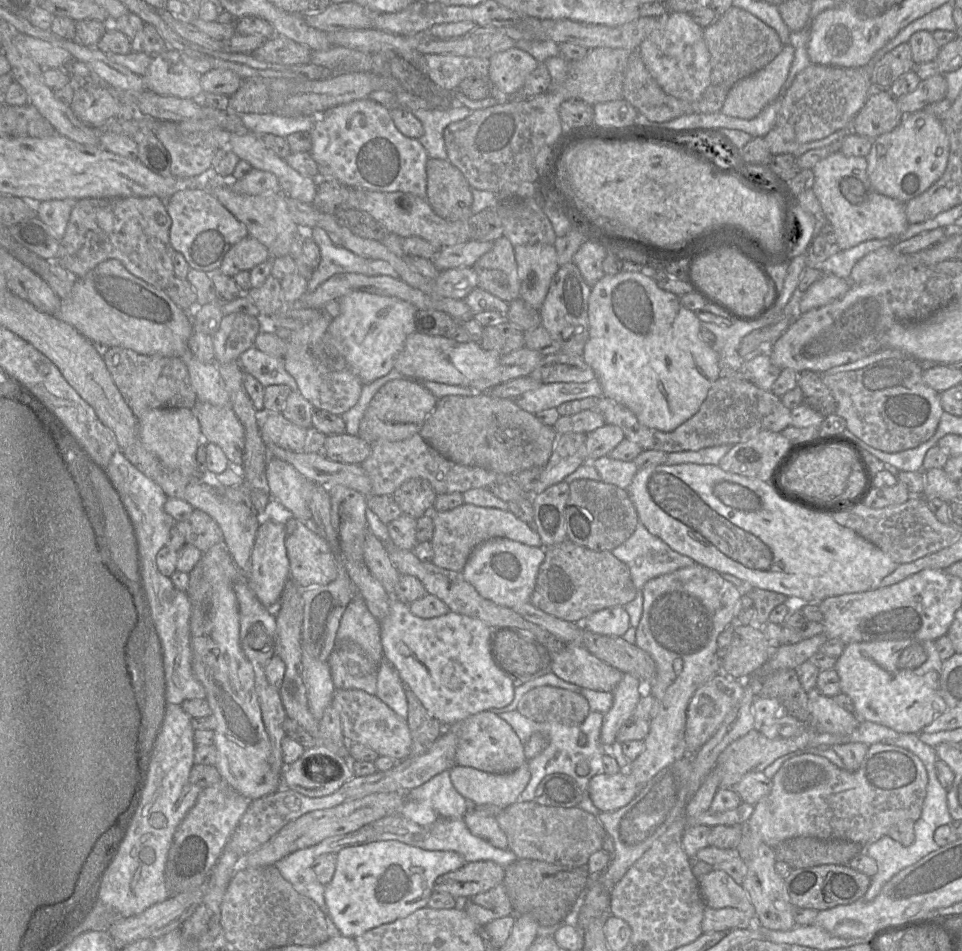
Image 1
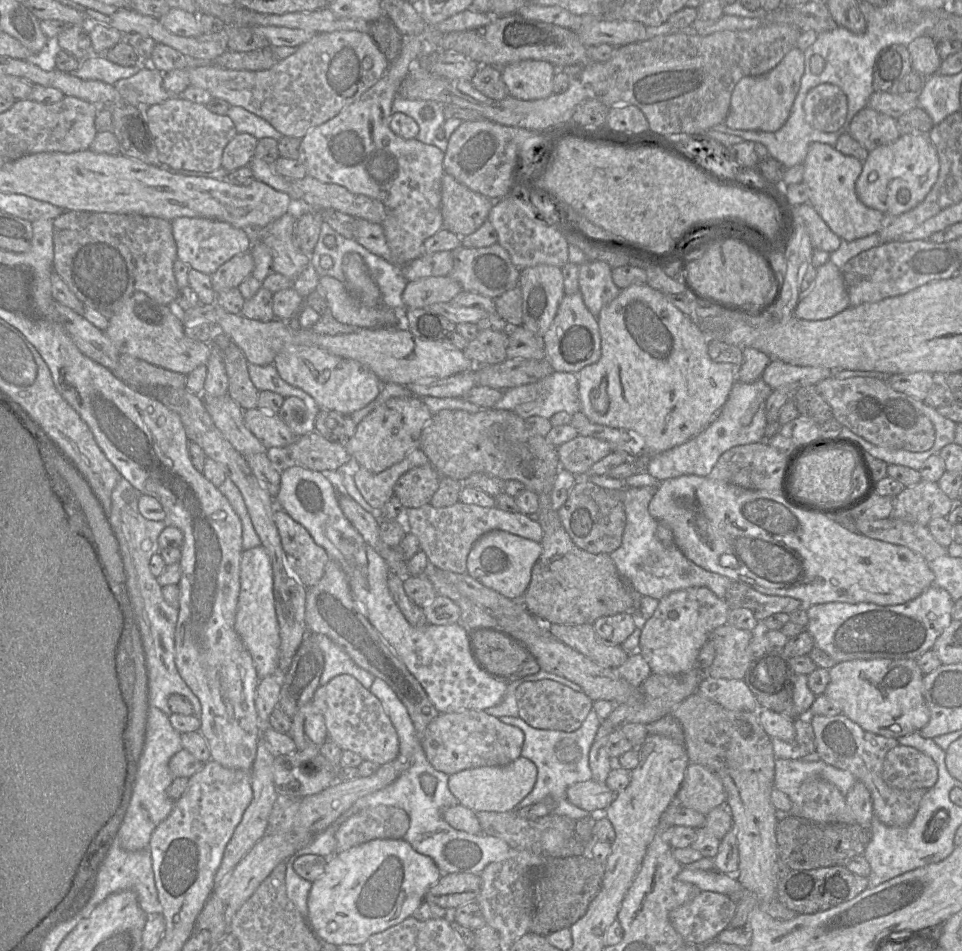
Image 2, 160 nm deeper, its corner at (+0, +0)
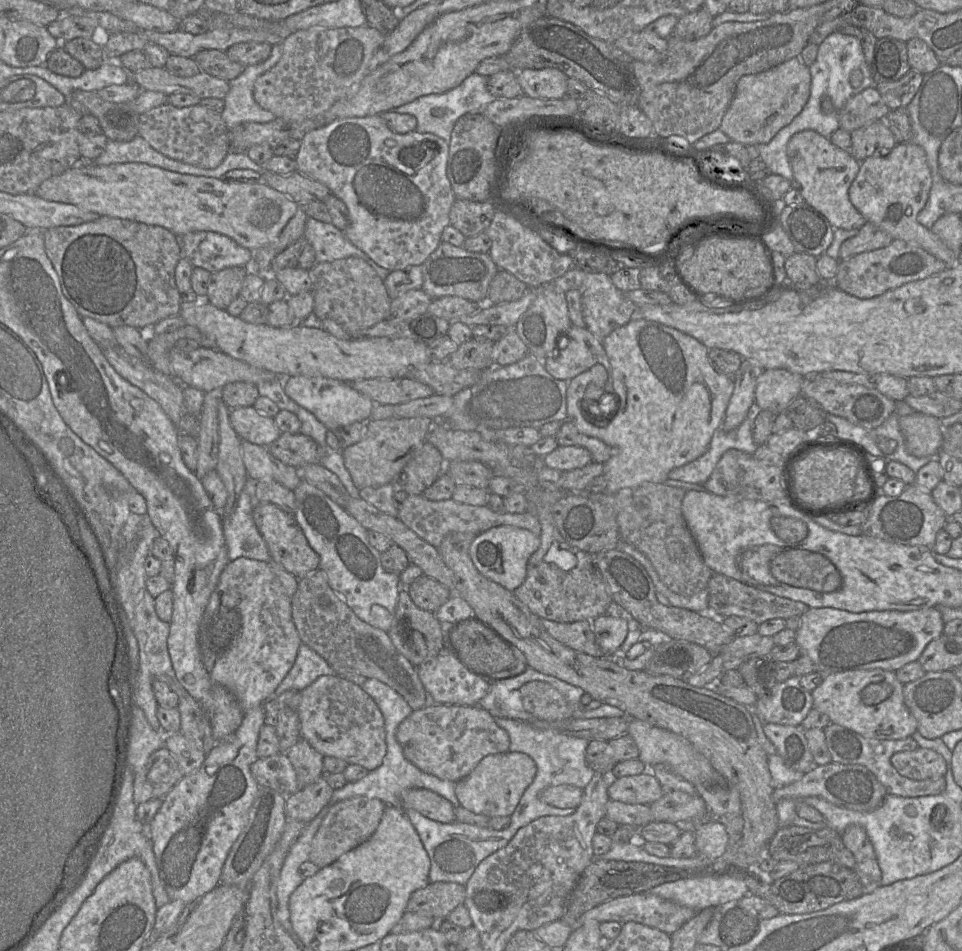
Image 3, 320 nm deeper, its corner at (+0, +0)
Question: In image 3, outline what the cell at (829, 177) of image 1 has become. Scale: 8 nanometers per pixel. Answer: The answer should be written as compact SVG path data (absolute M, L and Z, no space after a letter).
M814 130L794 134L787 145L787 156L794 176L793 187L800 190L804 201L825 216L834 229L860 229L866 223L848 195L860 168L856 158Z

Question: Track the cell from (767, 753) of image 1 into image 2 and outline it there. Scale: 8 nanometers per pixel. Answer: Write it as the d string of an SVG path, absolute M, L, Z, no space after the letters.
M690 763L674 800L680 807L694 809L706 816L714 808L725 805L726 793L714 772Z

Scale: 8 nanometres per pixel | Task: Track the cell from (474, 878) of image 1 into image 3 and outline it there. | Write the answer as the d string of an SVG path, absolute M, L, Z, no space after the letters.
M433 882L414 891L407 902L406 911L416 912L436 919L444 920L448 914L458 905L464 902L466 895L465 885L456 882Z

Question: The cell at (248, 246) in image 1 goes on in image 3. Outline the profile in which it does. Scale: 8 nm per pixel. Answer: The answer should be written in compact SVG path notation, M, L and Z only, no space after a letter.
M230 267L211 273L206 300L213 306L225 310L241 291L243 281L250 269Z

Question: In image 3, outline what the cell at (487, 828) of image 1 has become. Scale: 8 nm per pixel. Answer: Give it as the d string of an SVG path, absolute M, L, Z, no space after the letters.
M408 788L402 791L400 798L403 809L414 809L425 817L441 823L456 821L454 805L431 790Z

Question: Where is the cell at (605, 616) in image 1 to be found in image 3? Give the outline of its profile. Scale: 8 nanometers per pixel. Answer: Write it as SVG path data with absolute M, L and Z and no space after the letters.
M607 613L592 620L596 642L606 657L611 656L625 641L630 619L620 614Z

